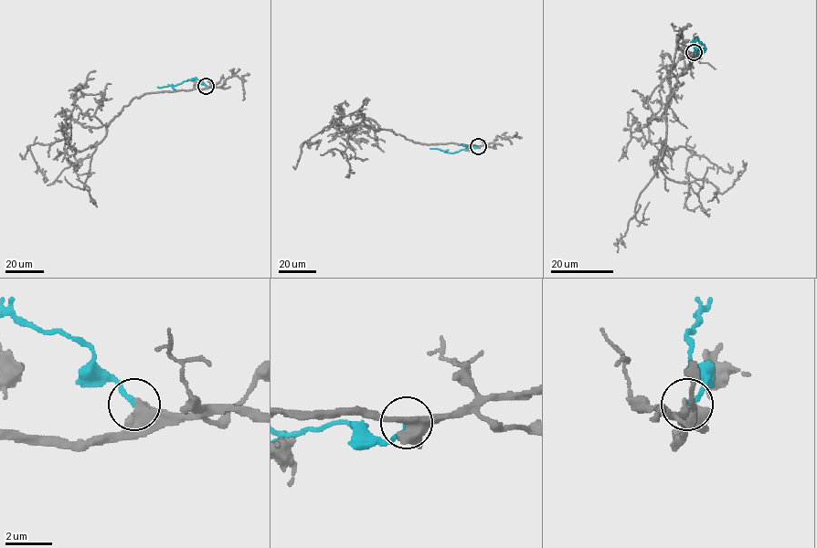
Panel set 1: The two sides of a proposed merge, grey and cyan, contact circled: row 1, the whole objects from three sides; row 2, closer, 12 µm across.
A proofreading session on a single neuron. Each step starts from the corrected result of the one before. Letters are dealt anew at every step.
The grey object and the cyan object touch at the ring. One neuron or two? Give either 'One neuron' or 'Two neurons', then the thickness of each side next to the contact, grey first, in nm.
Two neurons. Thickness 480 nm (grey) against 190 nm

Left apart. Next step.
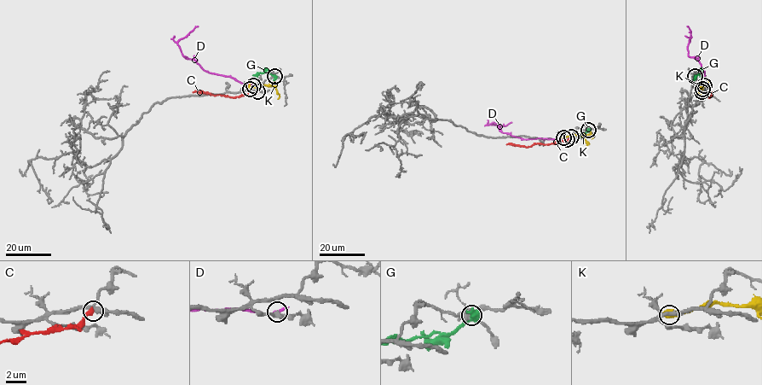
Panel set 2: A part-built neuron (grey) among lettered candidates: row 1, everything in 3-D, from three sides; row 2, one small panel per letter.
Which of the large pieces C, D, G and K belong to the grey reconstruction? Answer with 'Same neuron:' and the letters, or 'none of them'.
Same neuron: none of them

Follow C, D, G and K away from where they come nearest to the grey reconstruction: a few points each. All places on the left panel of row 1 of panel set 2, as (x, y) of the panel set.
C: (257, 91), (234, 97), (193, 92)
D: (253, 85), (242, 84), (229, 76), (209, 72), (193, 59), (182, 55), (177, 42), (198, 26)
G: (274, 76), (268, 71), (252, 75)
K: (250, 89), (272, 84), (279, 95), (277, 99)

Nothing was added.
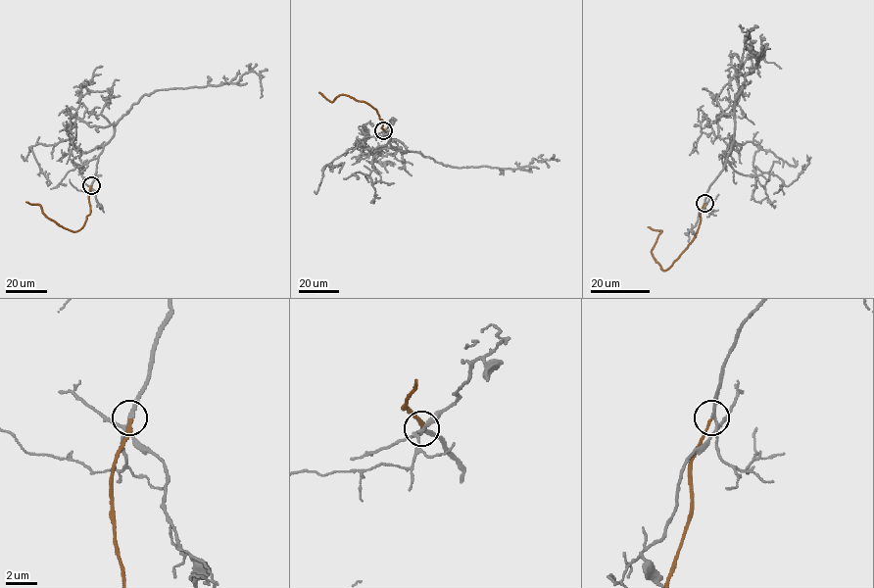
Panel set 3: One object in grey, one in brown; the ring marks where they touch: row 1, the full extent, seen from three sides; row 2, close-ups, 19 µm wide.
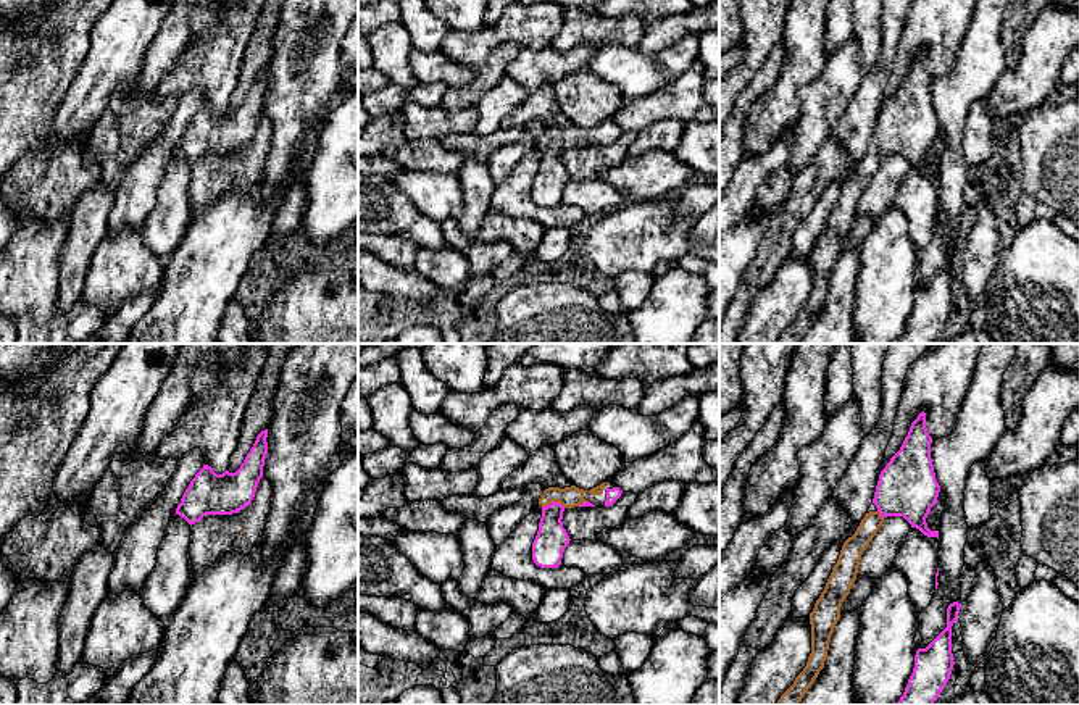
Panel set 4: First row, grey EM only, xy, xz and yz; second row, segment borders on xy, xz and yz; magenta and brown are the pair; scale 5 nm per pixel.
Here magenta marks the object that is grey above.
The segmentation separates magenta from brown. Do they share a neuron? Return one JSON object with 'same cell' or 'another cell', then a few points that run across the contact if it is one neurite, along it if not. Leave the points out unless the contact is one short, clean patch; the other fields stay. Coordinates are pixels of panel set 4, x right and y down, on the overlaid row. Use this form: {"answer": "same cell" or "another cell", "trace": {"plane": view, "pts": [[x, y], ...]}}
{"answer": "same cell", "trace": {"plane": "xz", "pts": [[552, 539], [554, 502], [570, 497]]}}

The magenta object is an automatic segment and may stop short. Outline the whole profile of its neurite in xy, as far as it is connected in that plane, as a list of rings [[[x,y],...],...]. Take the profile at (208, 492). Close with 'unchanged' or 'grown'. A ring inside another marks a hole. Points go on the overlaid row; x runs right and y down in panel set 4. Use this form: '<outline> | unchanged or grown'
[[[268,429],[256,436],[235,473],[226,469],[223,474],[216,474],[211,466],[203,465],[185,489],[176,515],[192,526],[206,515],[232,515],[248,507],[263,478],[268,453],[266,437]]] | unchanged

